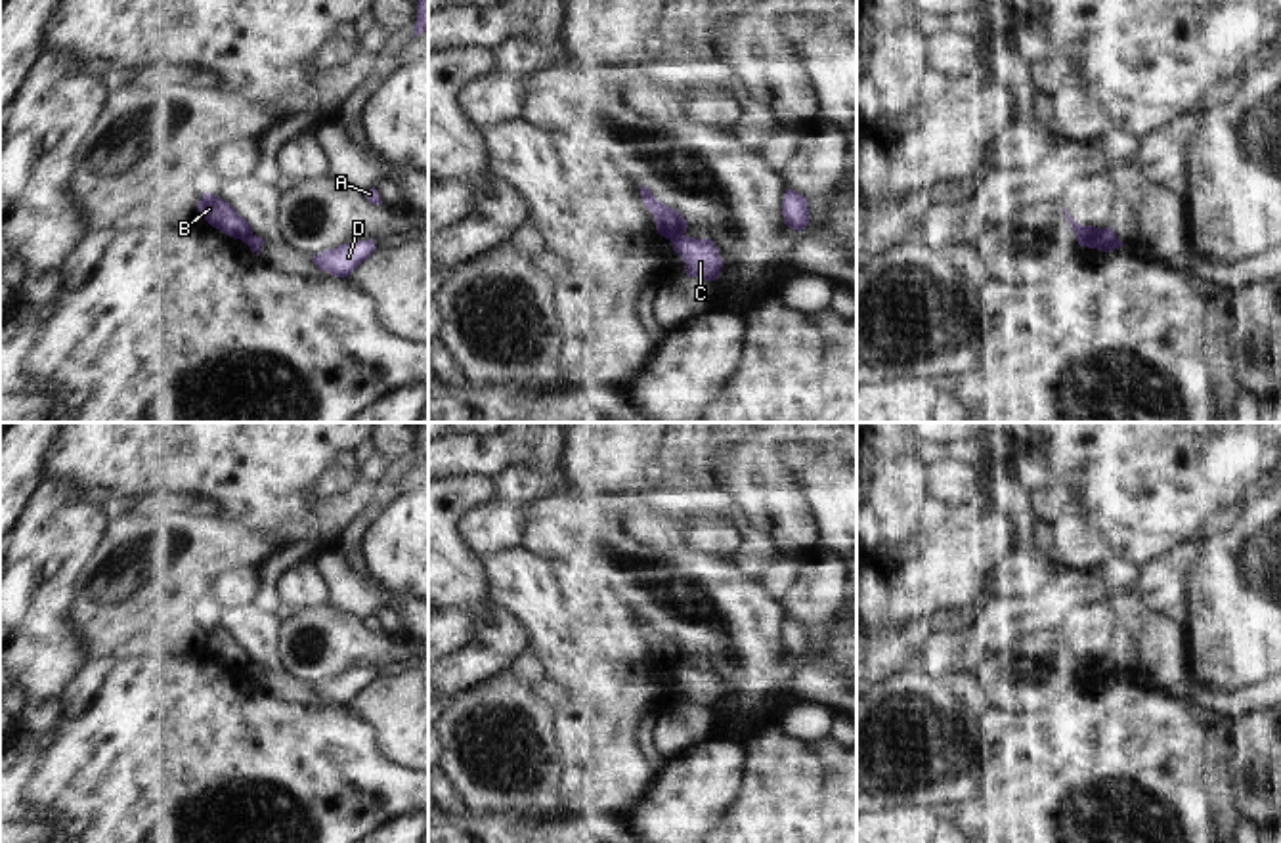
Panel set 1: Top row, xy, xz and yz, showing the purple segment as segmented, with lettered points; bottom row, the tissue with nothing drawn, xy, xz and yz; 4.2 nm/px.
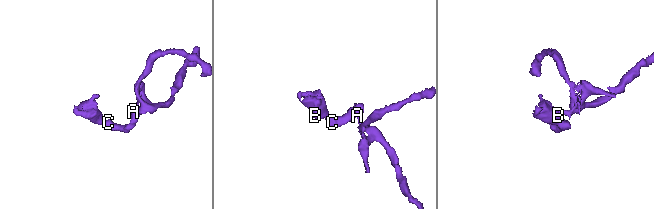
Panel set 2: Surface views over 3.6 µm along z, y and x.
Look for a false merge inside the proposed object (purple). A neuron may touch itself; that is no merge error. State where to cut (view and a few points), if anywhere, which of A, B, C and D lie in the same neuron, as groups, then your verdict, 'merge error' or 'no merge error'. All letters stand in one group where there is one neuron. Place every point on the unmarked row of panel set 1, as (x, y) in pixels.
cut yz (1104, 658), (1094, 675); groups A C D / B; merge error

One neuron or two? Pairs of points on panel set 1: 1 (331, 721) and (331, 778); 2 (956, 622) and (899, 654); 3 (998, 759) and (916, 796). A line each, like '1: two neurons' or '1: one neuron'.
1: one neuron
2: one neuron
3: two neurons

